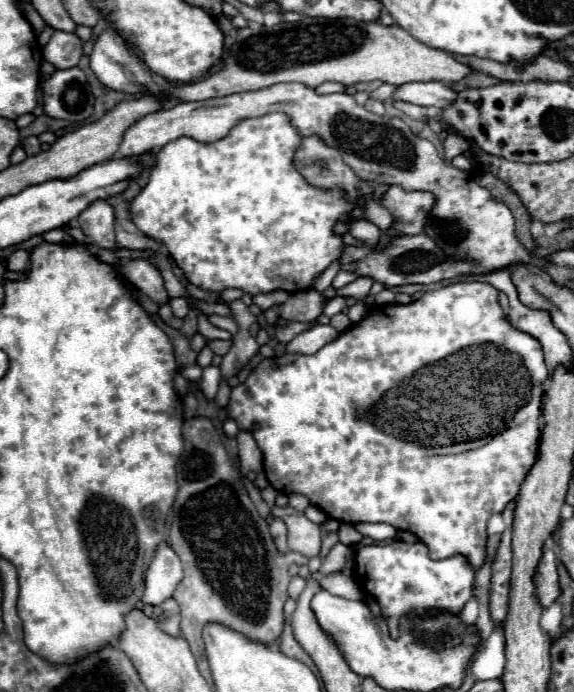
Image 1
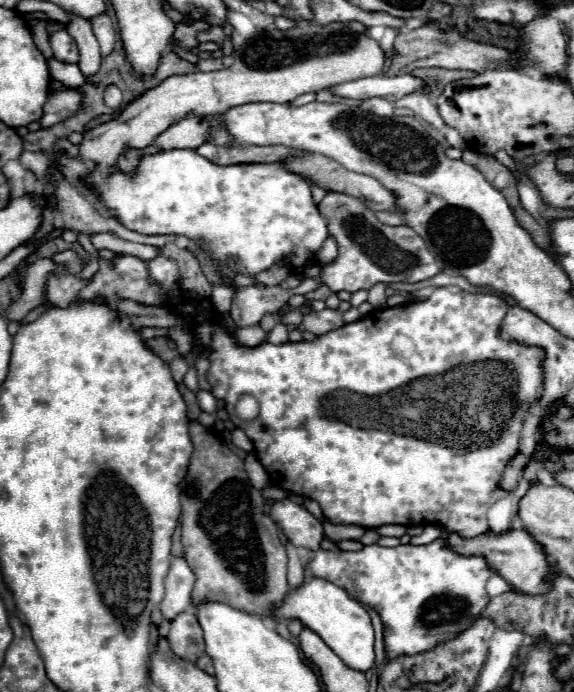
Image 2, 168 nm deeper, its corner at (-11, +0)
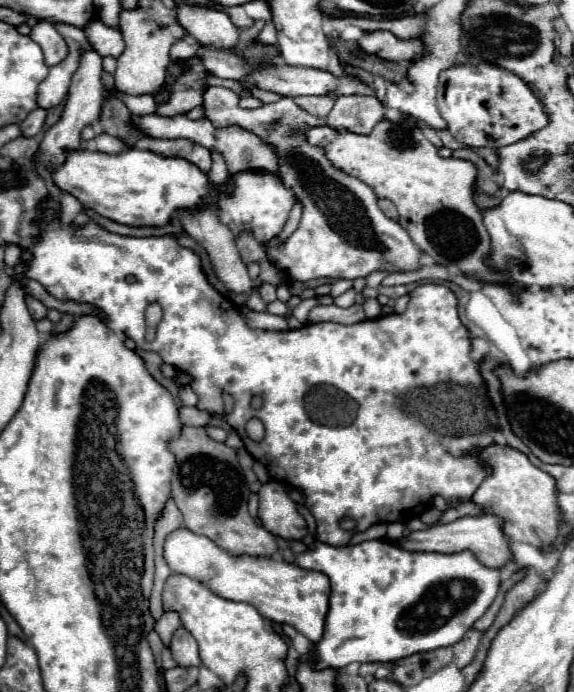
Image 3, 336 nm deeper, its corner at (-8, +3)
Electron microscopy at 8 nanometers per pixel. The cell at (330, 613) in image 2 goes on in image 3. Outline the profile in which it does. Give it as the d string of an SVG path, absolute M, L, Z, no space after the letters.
M187 529L173 531L165 541L165 561L181 575L205 583L217 595L229 601L253 605L265 619L293 625L309 641L321 641L325 633L325 613L329 613L329 577L317 571L305 571L285 561L265 557L231 557L219 549L211 539L195 535Z

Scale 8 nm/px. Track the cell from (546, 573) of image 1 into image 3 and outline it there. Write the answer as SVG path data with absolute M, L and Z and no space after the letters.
M485 513L479 517L461 517L447 525L433 525L427 531L409 533L405 539L397 541L397 545L407 551L437 551L437 553L471 551L483 565L487 565L491 569L501 569L513 561L513 551L509 547L509 541L507 541L501 525L505 525L501 521L501 517L491 515L491 513Z

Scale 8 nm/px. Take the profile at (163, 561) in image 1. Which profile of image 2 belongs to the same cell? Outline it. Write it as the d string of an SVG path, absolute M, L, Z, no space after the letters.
M172 558L168 576L166 576L166 596L160 604L160 612L166 620L174 620L178 614L190 610L194 576L184 558Z

